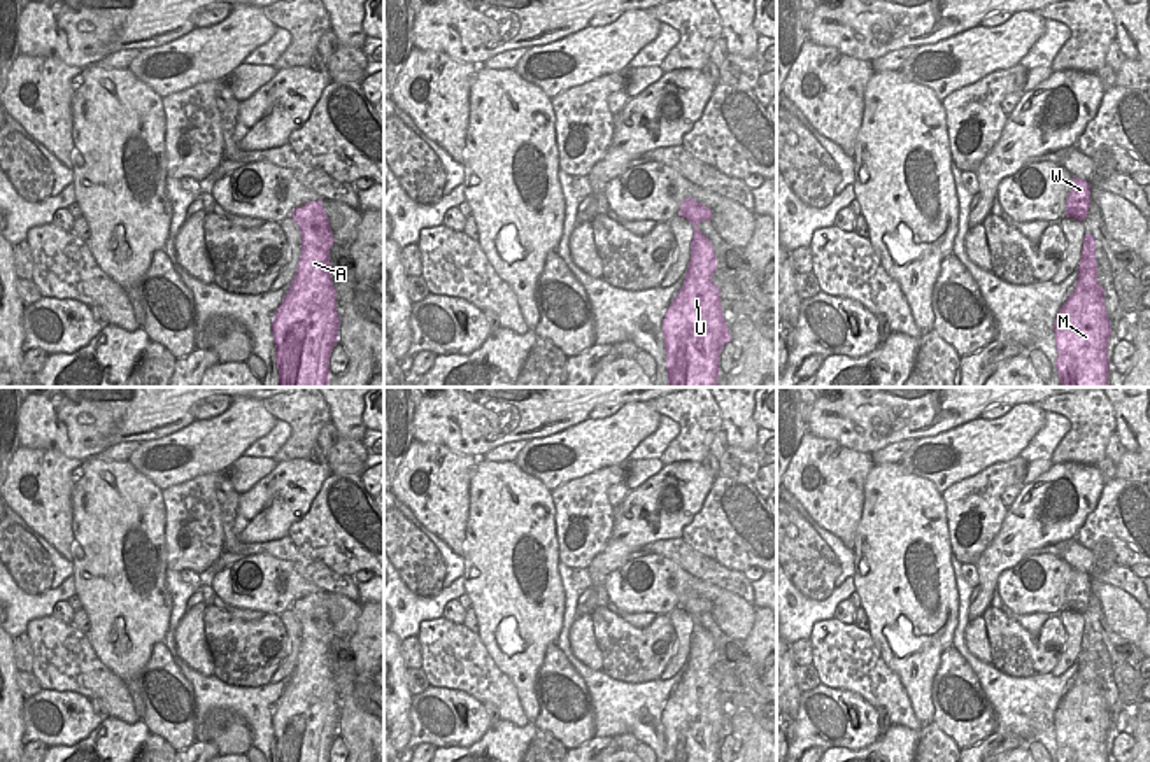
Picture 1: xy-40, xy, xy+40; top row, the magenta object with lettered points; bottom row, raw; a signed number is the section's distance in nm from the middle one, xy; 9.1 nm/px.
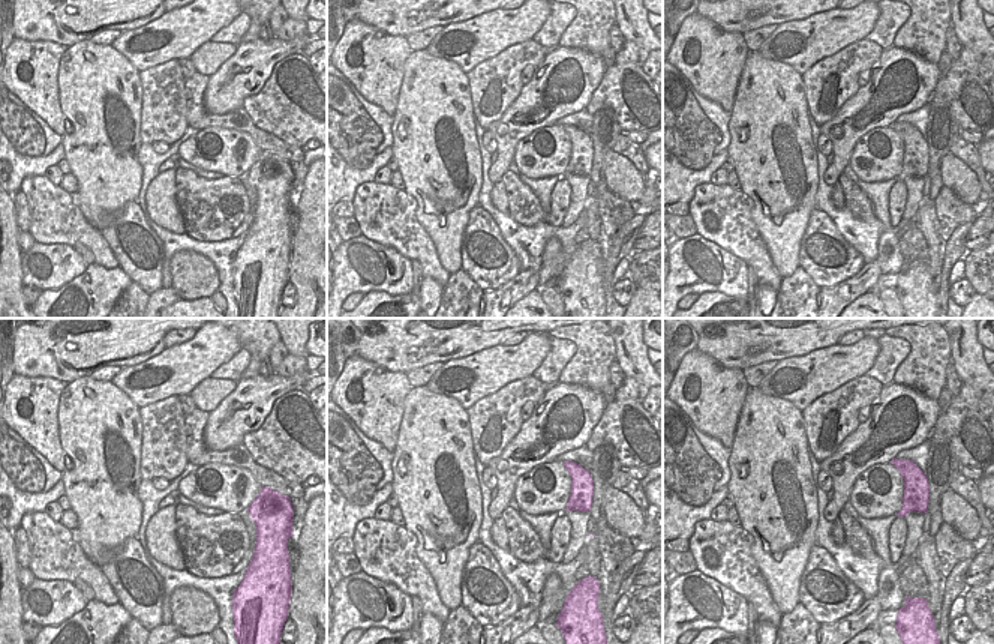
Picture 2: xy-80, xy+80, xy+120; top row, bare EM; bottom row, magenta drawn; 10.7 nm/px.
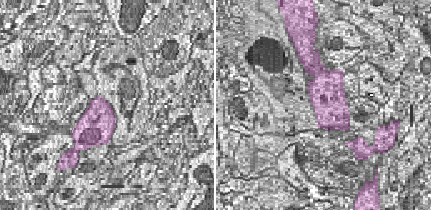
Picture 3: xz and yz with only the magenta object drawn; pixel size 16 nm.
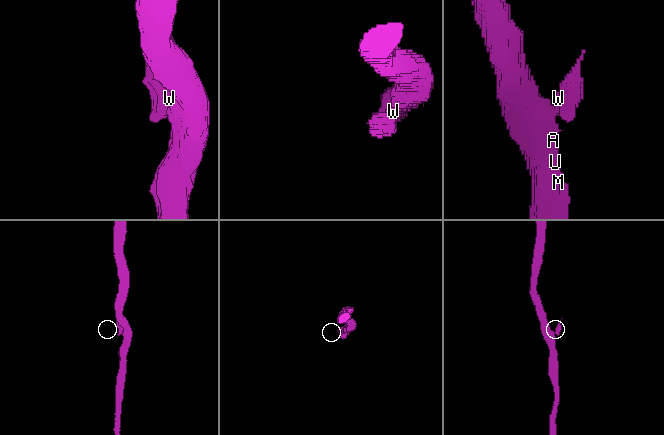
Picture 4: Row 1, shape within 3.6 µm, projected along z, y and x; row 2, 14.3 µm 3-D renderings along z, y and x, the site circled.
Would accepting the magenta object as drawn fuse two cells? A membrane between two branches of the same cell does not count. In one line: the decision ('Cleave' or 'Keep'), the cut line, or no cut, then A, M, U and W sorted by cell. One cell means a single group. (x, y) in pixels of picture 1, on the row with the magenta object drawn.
Cleave. Split along xy (700, 204), (693, 205), (686, 218). Groups: A M U / W

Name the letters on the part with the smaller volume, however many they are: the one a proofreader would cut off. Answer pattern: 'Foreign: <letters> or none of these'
Foreign: W

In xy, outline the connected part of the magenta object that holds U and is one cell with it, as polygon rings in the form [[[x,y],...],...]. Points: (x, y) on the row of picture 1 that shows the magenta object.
[[[703,203],[691,207],[687,221],[694,226],[691,261],[685,272],[685,282],[663,319],[668,387],[717,387],[721,373],[719,357],[724,343],[731,342],[731,333],[724,319],[721,293],[712,282],[712,275],[717,268],[713,245],[698,229],[701,221],[712,221],[712,210]]]

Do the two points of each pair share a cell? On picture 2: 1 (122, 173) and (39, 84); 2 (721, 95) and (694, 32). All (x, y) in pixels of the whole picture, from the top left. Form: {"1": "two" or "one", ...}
{"1": "two", "2": "one"}

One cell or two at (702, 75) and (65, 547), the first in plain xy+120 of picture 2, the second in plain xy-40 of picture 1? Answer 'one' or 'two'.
one

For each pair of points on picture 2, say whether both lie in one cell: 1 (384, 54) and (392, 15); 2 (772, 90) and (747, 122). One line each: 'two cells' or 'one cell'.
1: two cells
2: one cell

